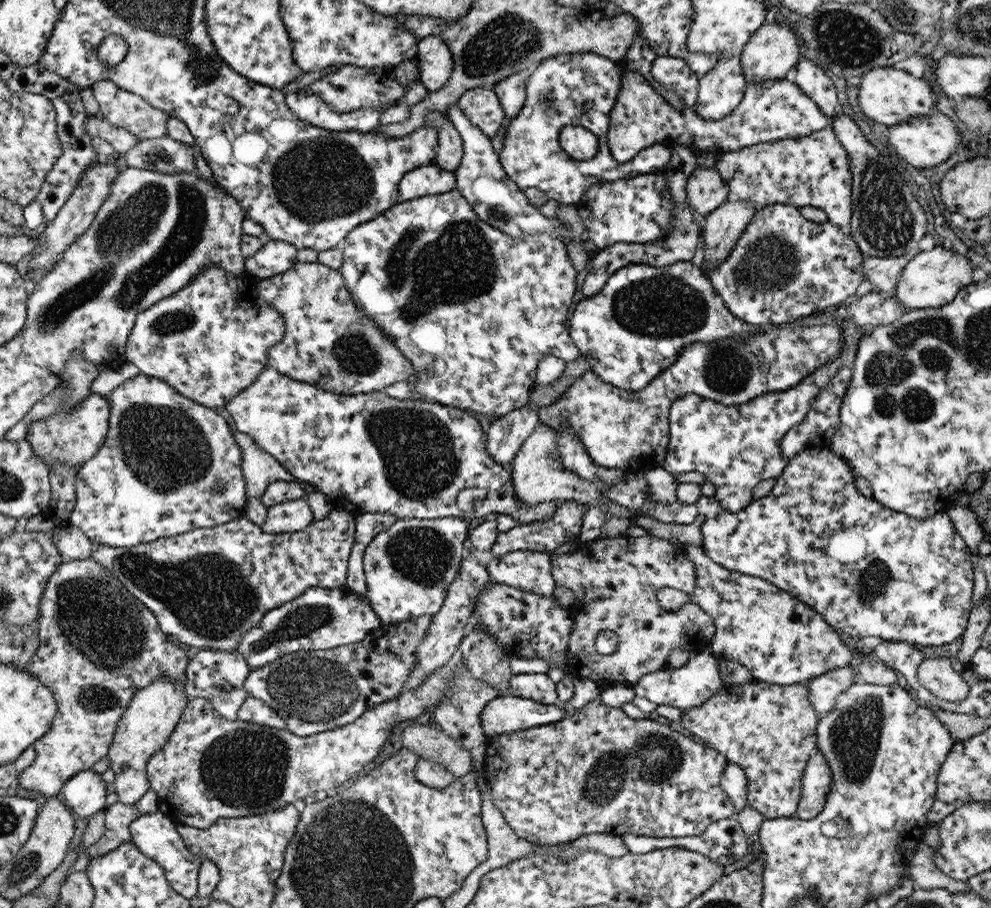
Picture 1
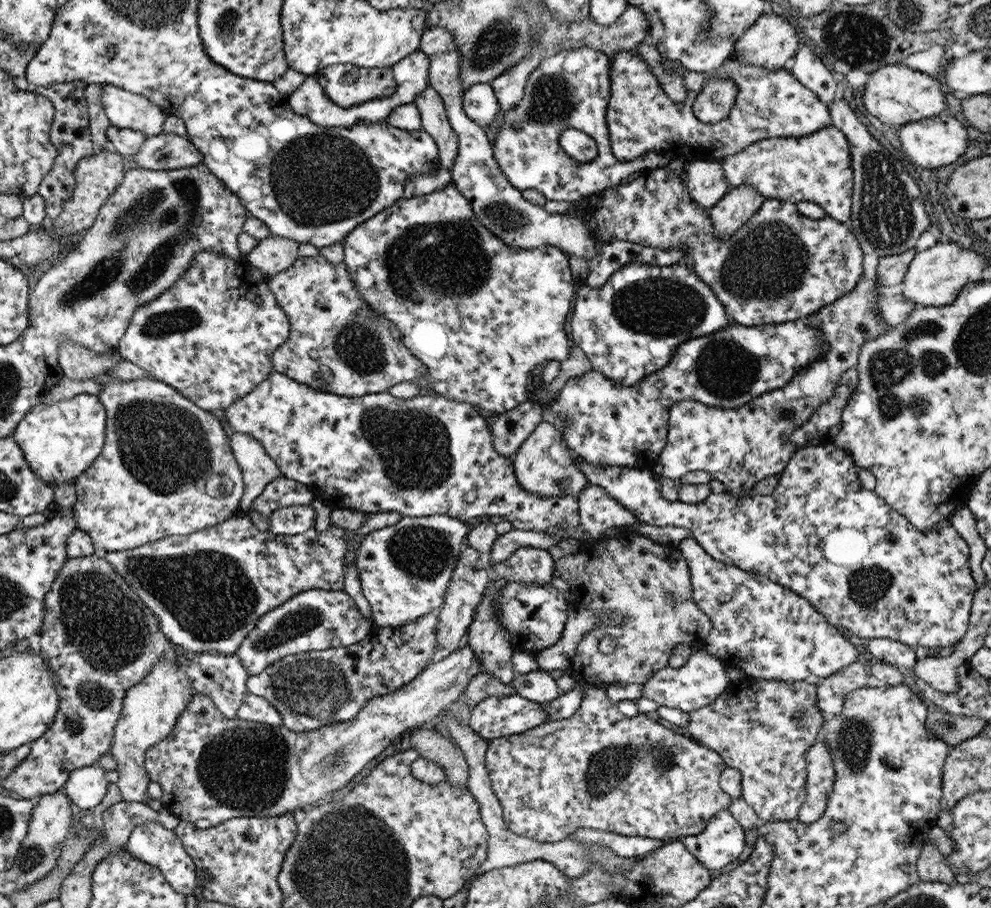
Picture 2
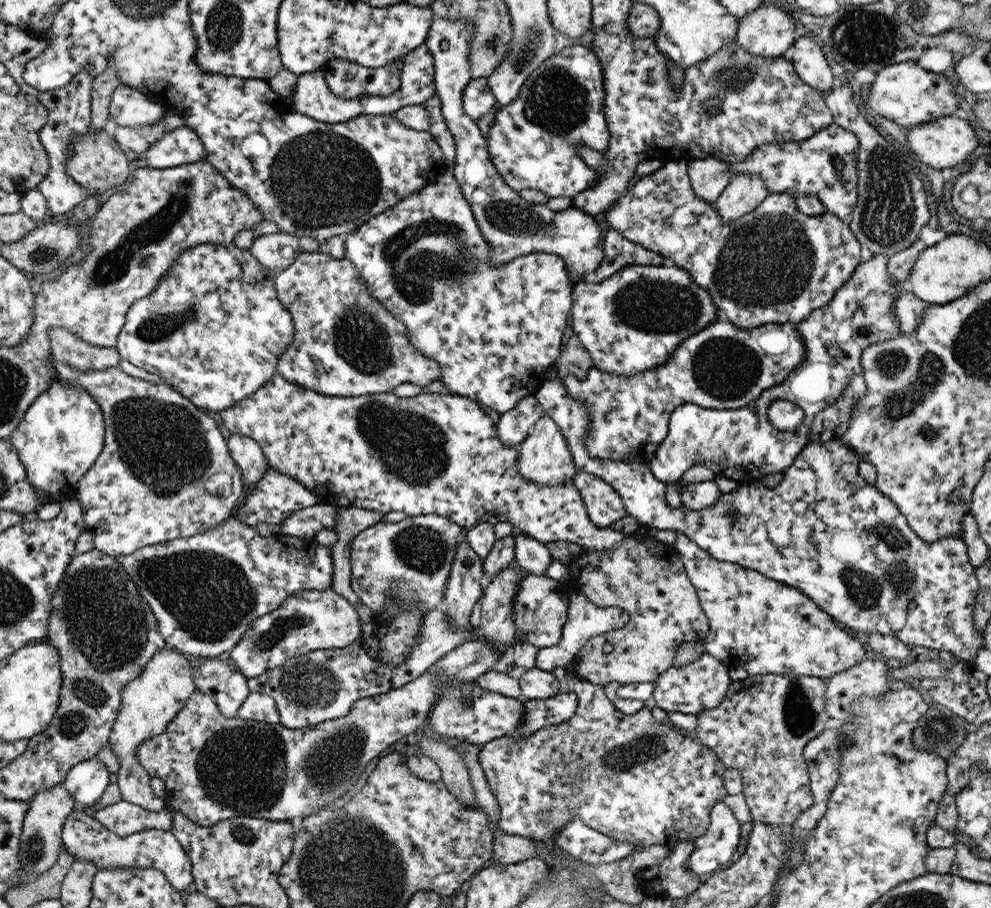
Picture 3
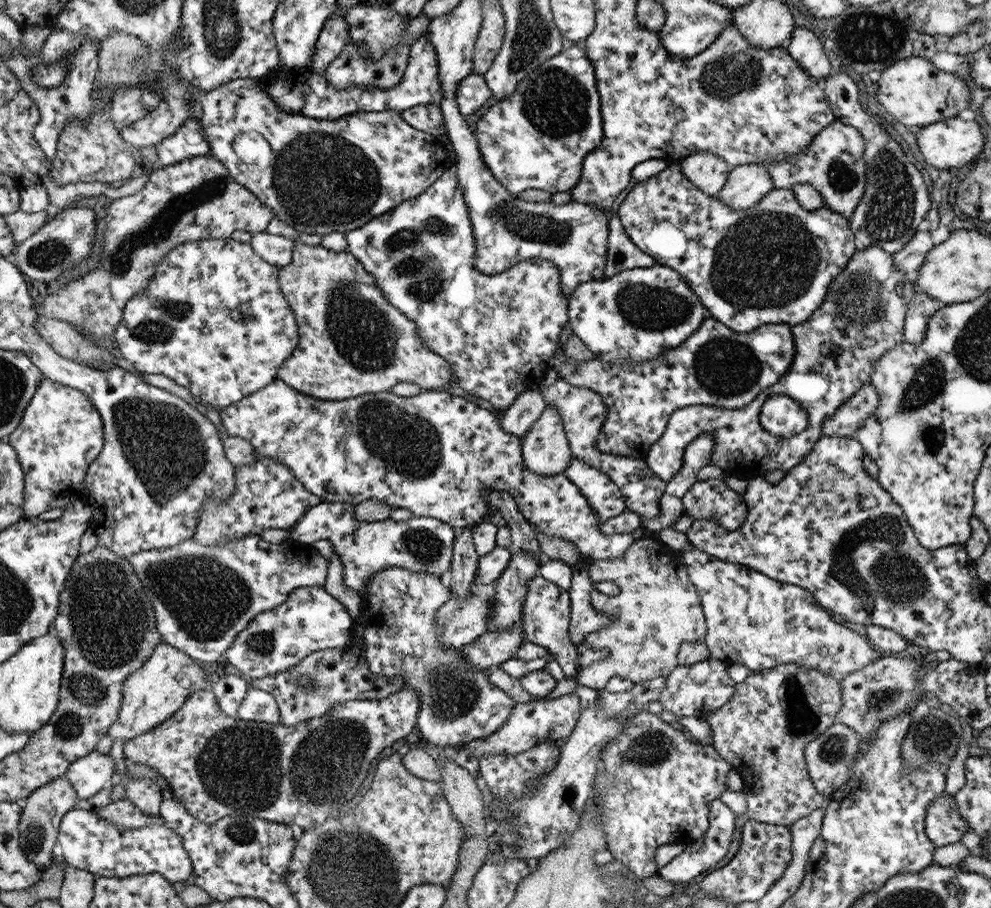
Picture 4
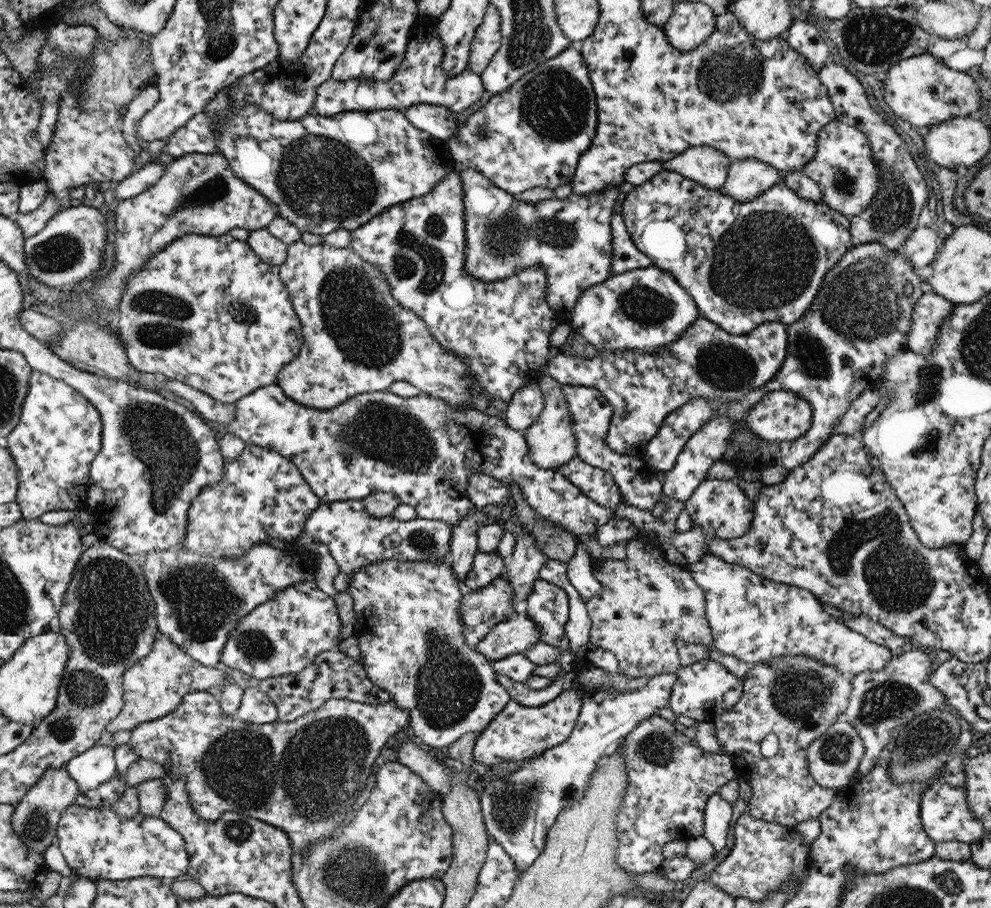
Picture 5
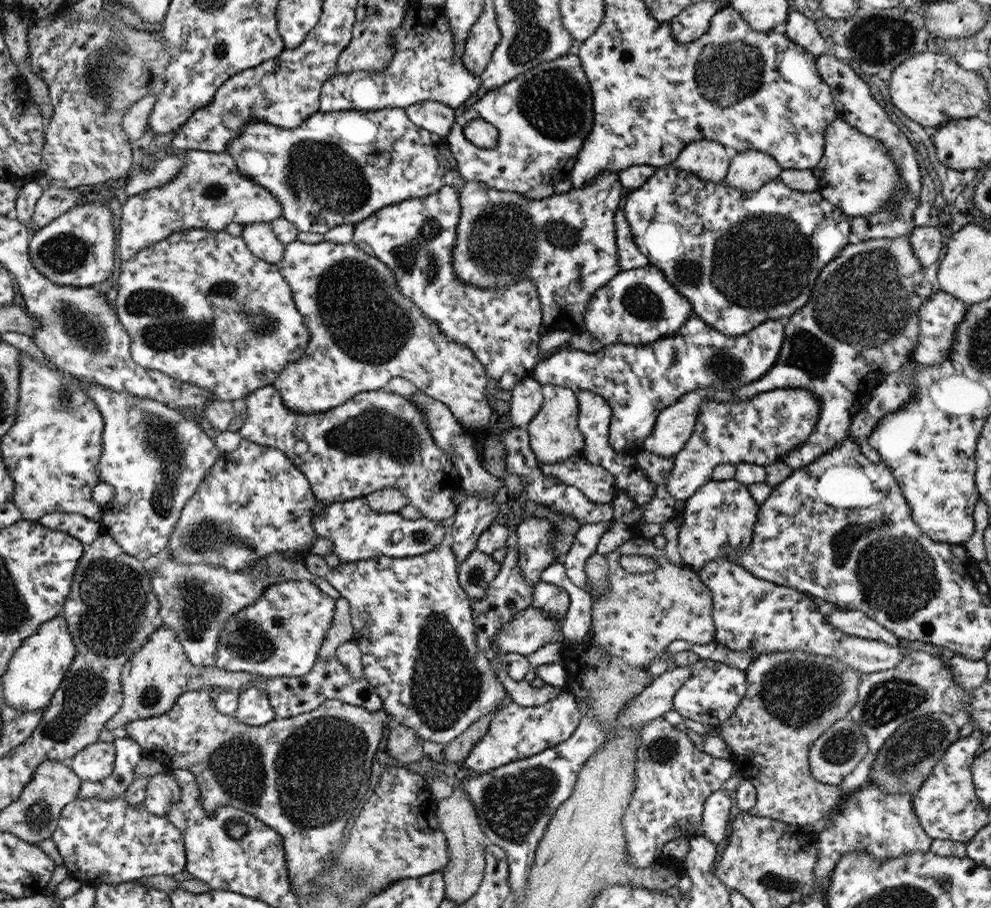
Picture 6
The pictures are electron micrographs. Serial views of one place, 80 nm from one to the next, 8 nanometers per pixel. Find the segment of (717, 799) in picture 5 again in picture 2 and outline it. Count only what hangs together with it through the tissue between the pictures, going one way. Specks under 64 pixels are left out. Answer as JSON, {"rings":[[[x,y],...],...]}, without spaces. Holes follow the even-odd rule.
{"rings":[[[728,809],[718,811],[700,834],[681,840],[700,863],[712,871],[736,860],[746,846],[744,829]]]}

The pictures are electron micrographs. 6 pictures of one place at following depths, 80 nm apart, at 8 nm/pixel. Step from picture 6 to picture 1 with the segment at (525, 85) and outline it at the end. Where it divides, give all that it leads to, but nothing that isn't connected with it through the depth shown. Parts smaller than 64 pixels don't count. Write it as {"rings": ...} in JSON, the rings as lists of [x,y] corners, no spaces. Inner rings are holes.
{"rings":[[[594,51],[576,54],[560,53],[546,58],[534,67],[527,80],[527,98],[522,110],[516,114],[506,128],[503,148],[498,151],[503,169],[507,171],[511,180],[521,189],[539,188],[546,193],[549,199],[557,200],[561,204],[576,205],[583,198],[583,194],[599,180],[614,182],[633,174],[652,173],[662,168],[671,159],[671,149],[663,144],[644,148],[638,156],[624,165],[621,165],[610,153],[607,145],[609,114],[616,102],[620,88],[622,88],[622,81],[619,62],[596,54]],[[565,126],[584,126],[586,130],[590,130],[597,136],[599,147],[594,157],[585,161],[576,160],[560,147],[558,137],[560,130]]]}

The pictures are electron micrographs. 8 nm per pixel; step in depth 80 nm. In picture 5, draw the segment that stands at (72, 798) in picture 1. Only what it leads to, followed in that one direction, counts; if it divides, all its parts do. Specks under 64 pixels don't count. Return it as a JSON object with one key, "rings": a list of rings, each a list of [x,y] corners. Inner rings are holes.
{"rings":[[[96,744],[68,762],[66,769],[83,792],[103,788],[112,782],[117,770],[113,746]]]}

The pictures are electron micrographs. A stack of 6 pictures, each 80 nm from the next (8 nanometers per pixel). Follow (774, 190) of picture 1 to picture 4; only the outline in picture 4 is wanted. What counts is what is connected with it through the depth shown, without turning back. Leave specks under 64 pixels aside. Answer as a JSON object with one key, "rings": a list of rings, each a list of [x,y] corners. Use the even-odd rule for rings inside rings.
{"rings":[[[834,120],[816,134],[810,146],[803,152],[785,156],[783,160],[765,160],[758,163],[769,170],[774,188],[791,189],[796,183],[808,183],[822,195],[826,207],[850,220],[865,193],[867,170],[864,153],[864,137],[853,126]]]}

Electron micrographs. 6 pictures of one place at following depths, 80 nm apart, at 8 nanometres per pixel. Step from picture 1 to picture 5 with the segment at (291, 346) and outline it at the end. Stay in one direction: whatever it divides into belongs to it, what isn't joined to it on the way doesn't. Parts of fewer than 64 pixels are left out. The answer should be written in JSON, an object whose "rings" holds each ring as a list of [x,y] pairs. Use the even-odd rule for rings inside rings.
{"rings":[[[302,239],[296,240],[287,246],[287,260],[279,266],[279,274],[283,282],[287,285],[292,302],[294,302],[295,310],[302,322],[302,331],[305,338],[301,352],[284,366],[276,382],[278,386],[283,387],[288,398],[308,408],[326,410],[342,405],[344,401],[349,401],[357,394],[386,391],[393,382],[405,380],[416,386],[416,388],[419,388],[422,393],[430,394],[436,398],[445,400],[452,408],[457,408],[457,406],[475,407],[472,401],[472,394],[470,394],[472,389],[475,388],[475,380],[469,377],[469,366],[463,361],[463,358],[445,349],[431,333],[427,322],[424,322],[424,319],[421,319],[412,309],[401,305],[400,302],[393,297],[391,286],[385,274],[376,265],[369,263],[359,254],[356,254],[355,251],[352,250],[352,247],[335,247],[326,242],[308,245],[304,243]]]}

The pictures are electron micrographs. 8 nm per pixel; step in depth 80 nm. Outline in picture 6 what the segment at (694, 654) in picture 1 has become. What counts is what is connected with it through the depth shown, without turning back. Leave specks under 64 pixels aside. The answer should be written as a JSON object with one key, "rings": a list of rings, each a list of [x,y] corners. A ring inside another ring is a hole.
{"rings":[[[700,659],[693,664],[692,668],[690,678],[674,696],[673,709],[679,712],[683,718],[718,727],[723,720],[730,718],[735,713],[736,707],[745,696],[747,691],[745,671],[712,659]]]}

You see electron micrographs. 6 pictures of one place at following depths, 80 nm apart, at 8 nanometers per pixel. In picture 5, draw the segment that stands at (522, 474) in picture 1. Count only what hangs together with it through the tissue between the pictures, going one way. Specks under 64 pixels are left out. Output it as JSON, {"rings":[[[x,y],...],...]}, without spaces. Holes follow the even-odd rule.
{"rings":[[[543,376],[538,384],[543,392],[545,405],[540,413],[539,420],[532,423],[532,426],[525,431],[525,435],[527,436],[528,450],[531,452],[532,462],[535,462],[536,465],[543,469],[555,470],[556,467],[568,464],[572,458],[576,457],[576,438],[574,438],[574,432],[572,432],[575,424],[572,422],[572,418],[570,418],[570,407],[568,406],[563,386],[549,376]]]}

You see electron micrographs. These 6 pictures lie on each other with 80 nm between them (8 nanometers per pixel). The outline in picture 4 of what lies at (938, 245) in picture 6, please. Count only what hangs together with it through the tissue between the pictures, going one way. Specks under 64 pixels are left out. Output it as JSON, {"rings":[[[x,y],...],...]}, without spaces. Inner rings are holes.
{"rings":[[[916,231],[908,244],[893,254],[895,267],[906,275],[915,276],[933,246],[929,231]]]}

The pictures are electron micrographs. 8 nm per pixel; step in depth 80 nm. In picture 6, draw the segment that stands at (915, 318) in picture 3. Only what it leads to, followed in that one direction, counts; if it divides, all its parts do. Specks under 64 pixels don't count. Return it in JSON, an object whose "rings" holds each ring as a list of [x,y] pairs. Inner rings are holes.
{"rings":[[[940,291],[925,299],[919,310],[919,339],[911,358],[919,364],[926,366],[938,366],[949,358],[955,345],[955,336],[960,323],[965,319],[968,304],[951,294]]]}

